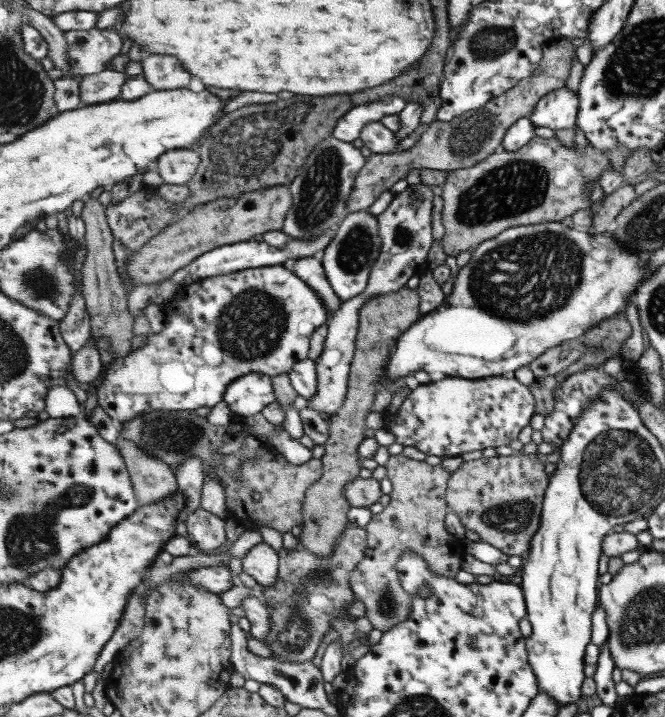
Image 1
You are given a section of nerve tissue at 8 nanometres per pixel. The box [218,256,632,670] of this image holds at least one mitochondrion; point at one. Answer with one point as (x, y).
(296, 632)

